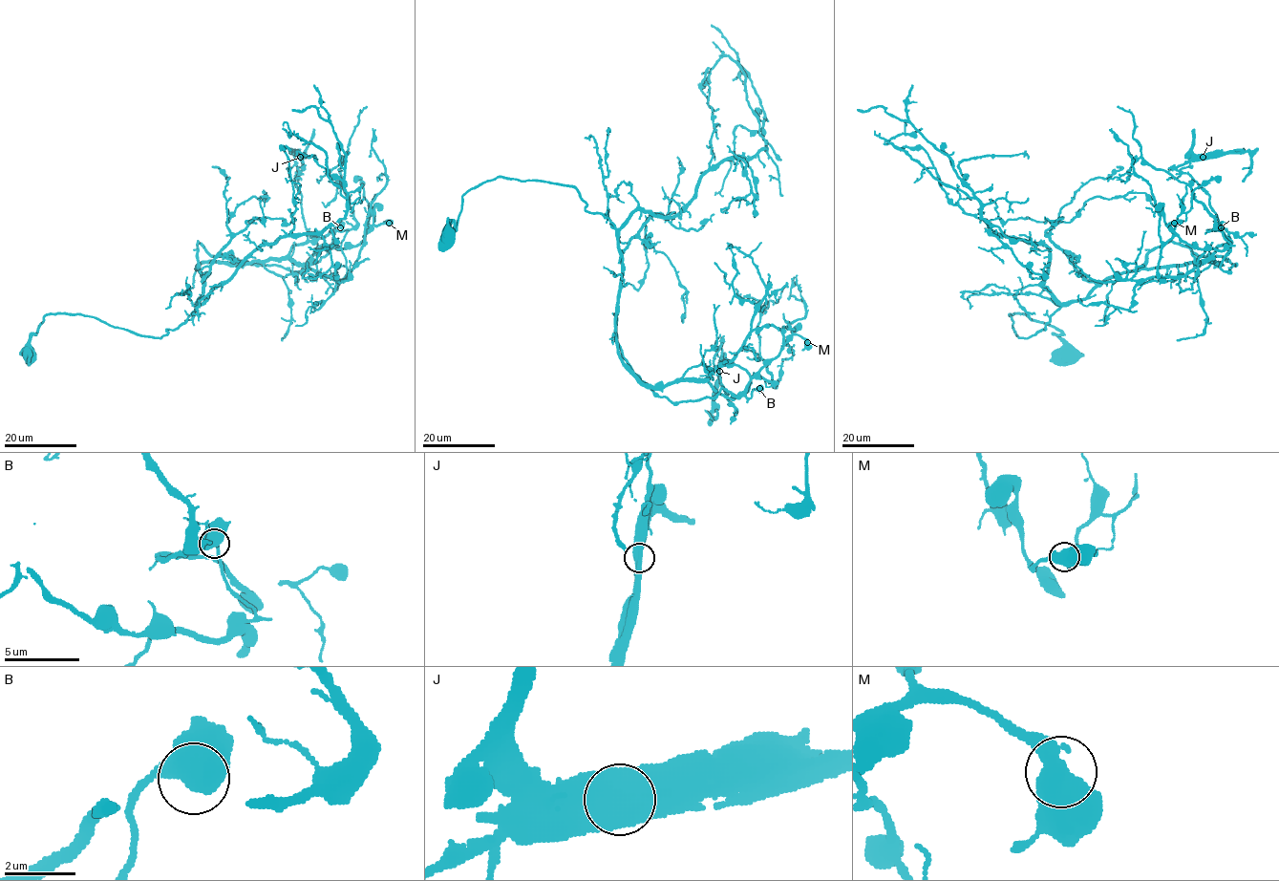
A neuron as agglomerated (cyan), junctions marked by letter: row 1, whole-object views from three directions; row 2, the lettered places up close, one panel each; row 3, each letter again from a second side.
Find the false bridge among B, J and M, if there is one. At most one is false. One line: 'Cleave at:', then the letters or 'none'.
Cleave at: J

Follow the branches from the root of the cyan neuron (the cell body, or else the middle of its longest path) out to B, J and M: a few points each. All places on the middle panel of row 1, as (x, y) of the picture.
B: (447, 235), (461, 197), (486, 182), (572, 186), (616, 230), (616, 335), (632, 372), (672, 402), (759, 388)
J: (447, 235), (486, 182), (572, 186), (616, 230), (621, 361), (726, 397), (721, 344), (719, 370)
M: (447, 235), (498, 177), (574, 187), (616, 230), (617, 353), (644, 384), (753, 376), (807, 342)

